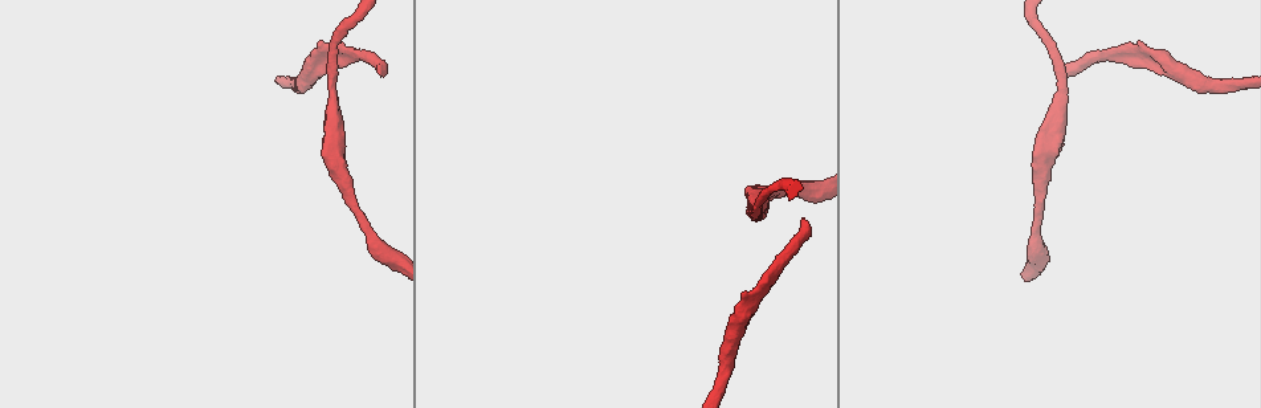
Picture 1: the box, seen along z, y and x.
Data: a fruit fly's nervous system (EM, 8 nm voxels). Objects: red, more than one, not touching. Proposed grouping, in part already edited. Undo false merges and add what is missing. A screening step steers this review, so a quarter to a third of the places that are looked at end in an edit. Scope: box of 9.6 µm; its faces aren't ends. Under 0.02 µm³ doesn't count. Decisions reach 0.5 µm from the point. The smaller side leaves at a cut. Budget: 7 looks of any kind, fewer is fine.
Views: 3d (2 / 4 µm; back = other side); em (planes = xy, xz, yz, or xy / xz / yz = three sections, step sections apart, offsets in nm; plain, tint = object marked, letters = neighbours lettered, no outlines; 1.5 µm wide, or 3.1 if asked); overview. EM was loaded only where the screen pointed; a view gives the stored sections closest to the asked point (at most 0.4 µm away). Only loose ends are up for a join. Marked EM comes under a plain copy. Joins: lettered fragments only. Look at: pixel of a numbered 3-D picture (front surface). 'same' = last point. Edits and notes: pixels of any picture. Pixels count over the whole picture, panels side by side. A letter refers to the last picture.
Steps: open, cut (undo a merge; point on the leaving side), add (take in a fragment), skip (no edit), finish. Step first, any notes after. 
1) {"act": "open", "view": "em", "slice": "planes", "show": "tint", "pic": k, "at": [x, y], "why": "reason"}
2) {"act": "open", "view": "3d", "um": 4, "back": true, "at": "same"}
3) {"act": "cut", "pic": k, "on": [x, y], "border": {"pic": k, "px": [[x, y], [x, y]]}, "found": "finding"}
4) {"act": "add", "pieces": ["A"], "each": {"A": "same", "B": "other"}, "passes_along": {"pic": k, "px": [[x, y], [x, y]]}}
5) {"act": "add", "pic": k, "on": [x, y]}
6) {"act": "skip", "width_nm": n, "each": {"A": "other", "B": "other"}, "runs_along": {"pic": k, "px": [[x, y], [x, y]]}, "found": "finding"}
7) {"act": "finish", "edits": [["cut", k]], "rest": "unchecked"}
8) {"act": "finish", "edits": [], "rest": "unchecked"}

{"act": "open", "view": "3d", "um": 2, "pic": 1, "at": [375, 243], "why": "calibre changes"}

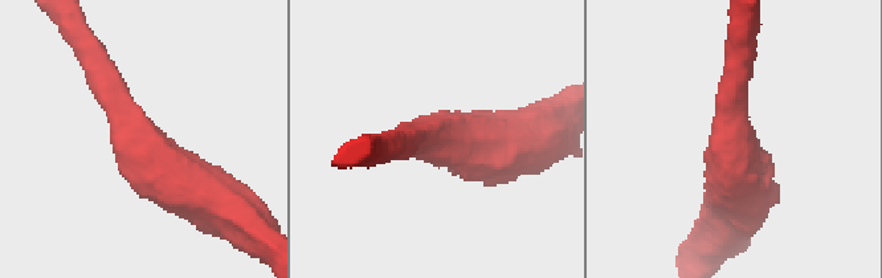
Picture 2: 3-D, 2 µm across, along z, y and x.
{"act": "open", "view": "em", "slice": "planes", "show": "letters", "pic": 2, "at": [138, 147], "arm_widths_nm": [220, 400], "why": "now the EM"}

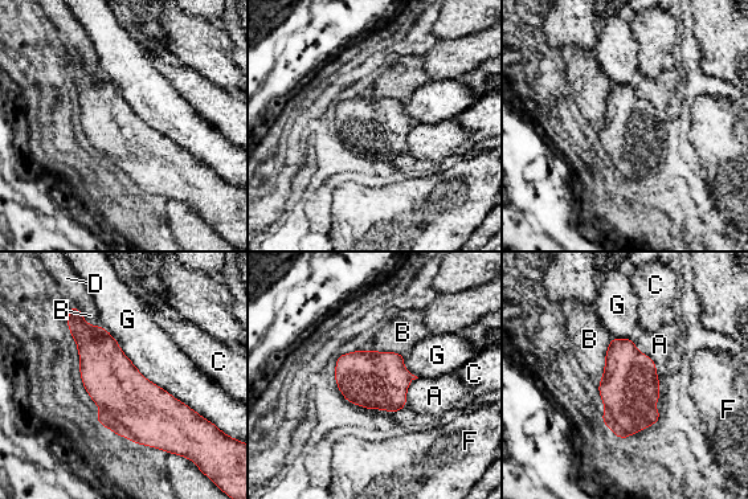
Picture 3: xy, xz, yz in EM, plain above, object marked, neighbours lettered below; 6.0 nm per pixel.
{"act": "skip", "width_nm": 340, "each": {"A": "other", "B": "other", "C": "other", "D": "other", "F": "other", "G": "other"}, "border": {"pic": 3, "px": [[419, 377], [408, 387], [404, 408]]}, "found": "all the same neuron"}

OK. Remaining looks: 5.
{"act": "open", "view": "em", "slice": "xy", "step": 4, "show": "letters", "pic": 1, "at": [1068, 77], "why": "an open end"}

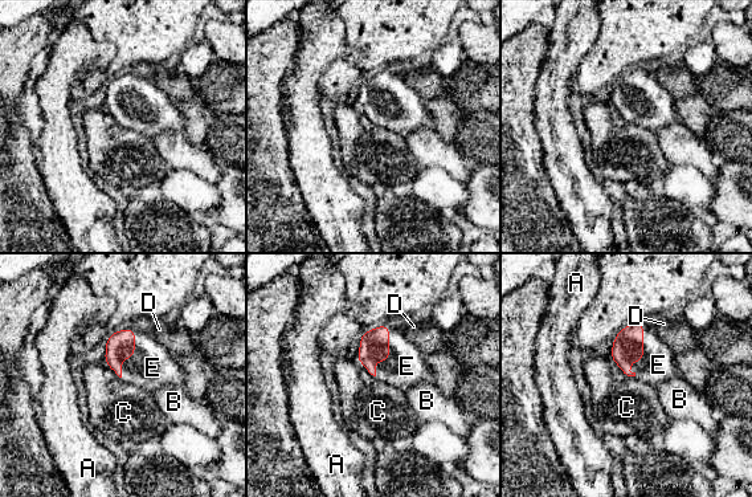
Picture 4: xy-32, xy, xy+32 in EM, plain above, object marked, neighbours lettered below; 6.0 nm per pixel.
{"act": "open", "view": "em", "slice": "planes", "show": "letters", "at": "same", "why": "another direction"}

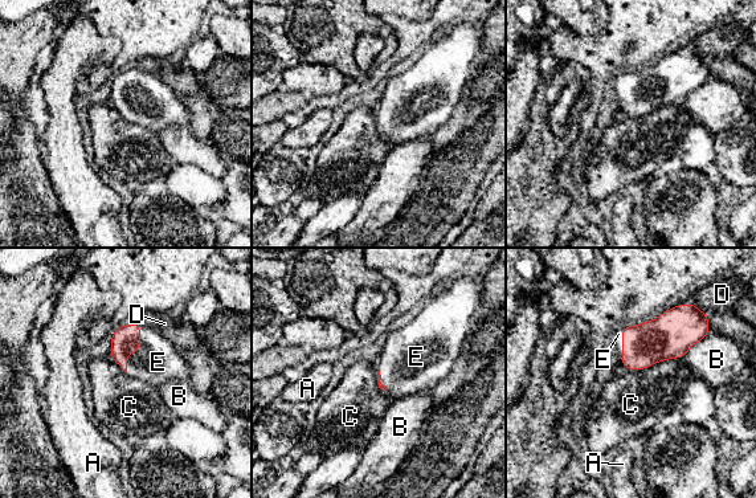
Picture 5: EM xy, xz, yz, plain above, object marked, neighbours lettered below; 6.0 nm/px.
{"act": "add", "pieces": ["E"], "each": {"A": "other", "B": "other", "C": "other", "D": "other", "E": "same"}, "passes_along": {"pic": 5, "px": [[126, 339], [137, 351], [158, 362]]}, "found": "it goes on there"}

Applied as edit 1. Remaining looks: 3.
{"act": "finish", "edits": [["add", 5]], "rest": "unchecked"}

